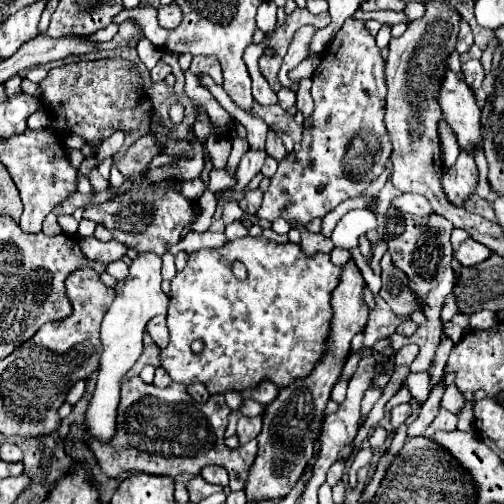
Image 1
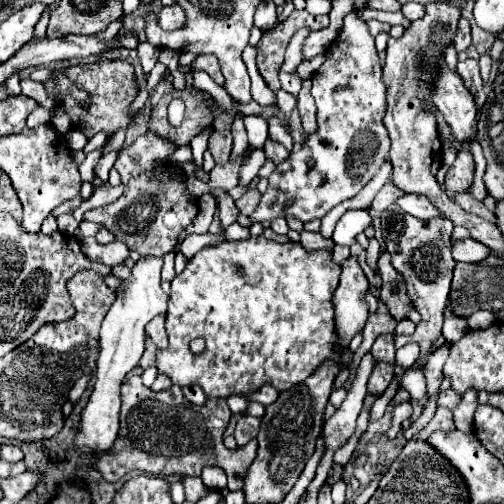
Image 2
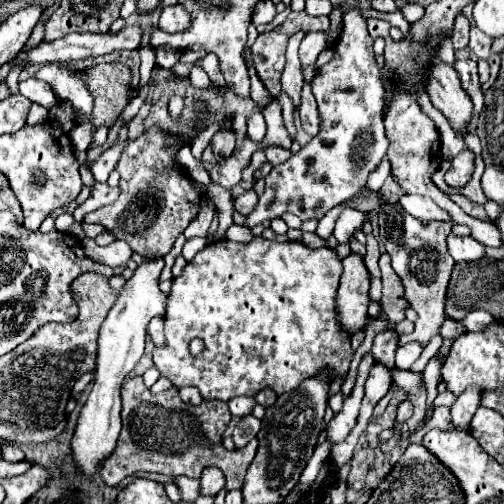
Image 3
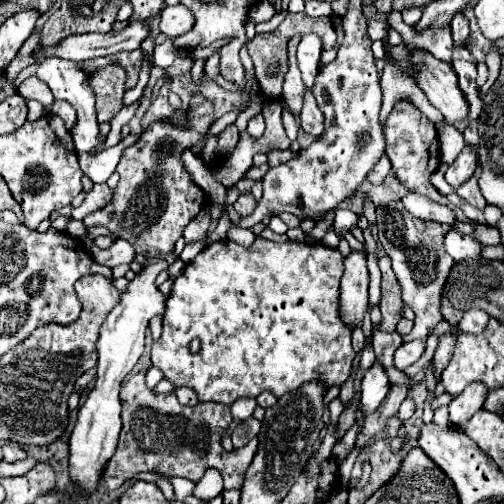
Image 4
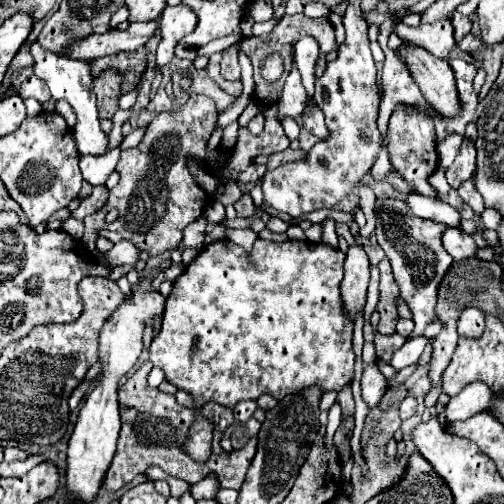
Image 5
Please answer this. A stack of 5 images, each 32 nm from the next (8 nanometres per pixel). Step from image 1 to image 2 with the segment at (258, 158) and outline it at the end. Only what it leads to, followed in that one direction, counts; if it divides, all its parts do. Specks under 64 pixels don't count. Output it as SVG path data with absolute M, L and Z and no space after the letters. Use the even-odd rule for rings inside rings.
M263 149L254 150L244 161L240 170L239 186L248 185L257 176L267 160Z

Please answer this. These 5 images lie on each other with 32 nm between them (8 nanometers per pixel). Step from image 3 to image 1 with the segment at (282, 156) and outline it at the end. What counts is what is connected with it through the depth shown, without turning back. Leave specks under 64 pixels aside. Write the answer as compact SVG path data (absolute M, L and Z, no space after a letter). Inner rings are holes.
M274 128L268 130L268 140L266 140L266 154L276 158L276 160L282 160L286 156L286 148L282 144L282 138L278 136L278 132Z

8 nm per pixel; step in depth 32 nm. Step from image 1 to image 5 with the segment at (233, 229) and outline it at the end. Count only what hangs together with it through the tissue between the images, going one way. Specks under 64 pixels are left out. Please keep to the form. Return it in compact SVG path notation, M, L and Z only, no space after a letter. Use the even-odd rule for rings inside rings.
M240 228L240 230L228 230L226 232L226 238L228 240L232 240L234 244L240 244L244 250L252 250L252 244L254 244L254 240L258 238L250 228Z

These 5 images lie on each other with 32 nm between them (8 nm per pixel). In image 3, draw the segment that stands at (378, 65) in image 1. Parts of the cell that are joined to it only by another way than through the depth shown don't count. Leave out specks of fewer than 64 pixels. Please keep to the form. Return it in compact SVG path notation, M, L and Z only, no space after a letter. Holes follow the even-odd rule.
M356 4L344 14L342 32L332 48L334 58L312 80L312 94L320 112L320 132L292 154L290 160L274 166L258 206L246 218L248 228L286 212L296 214L300 220L320 220L330 208L354 198L386 156L388 138L382 124L386 90L374 54L374 38L368 34L366 20Z

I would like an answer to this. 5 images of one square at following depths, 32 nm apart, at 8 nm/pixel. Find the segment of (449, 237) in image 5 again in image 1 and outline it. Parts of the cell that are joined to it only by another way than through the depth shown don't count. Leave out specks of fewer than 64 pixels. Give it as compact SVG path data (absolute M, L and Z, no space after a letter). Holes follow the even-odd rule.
M468 238L466 242L460 244L460 248L458 248L458 252L456 252L454 256L458 258L458 262L460 262L462 266L476 266L476 264L484 262L490 254L492 254L492 252L490 252L486 246L482 246L480 242Z

